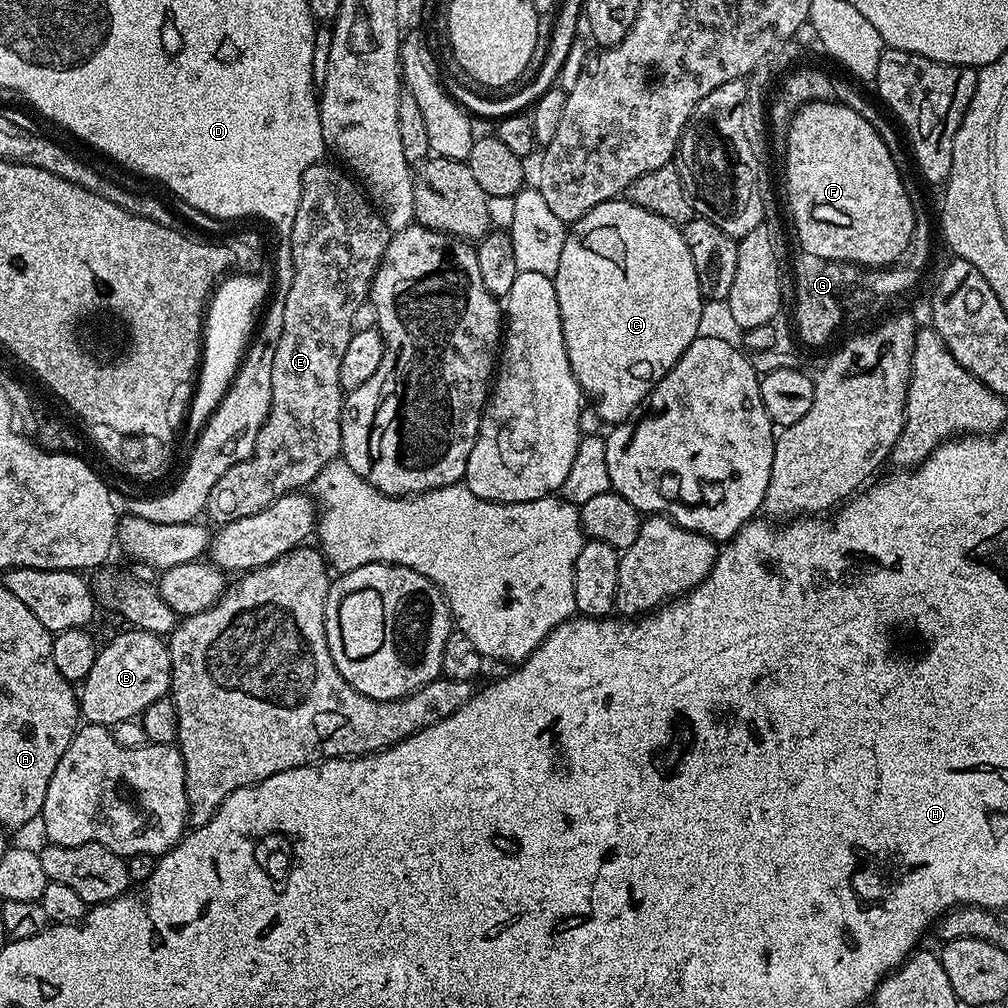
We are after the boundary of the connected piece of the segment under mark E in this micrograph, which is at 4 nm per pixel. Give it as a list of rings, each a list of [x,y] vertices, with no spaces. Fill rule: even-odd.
[[[321,162],[311,164],[302,174],[302,186],[300,187],[300,201],[298,210],[294,214],[294,226],[292,227],[292,248],[293,248],[293,266],[294,278],[290,285],[289,293],[285,300],[285,314],[283,315],[282,338],[278,341],[278,350],[275,351],[274,370],[271,371],[271,393],[270,406],[266,410],[260,429],[256,434],[256,443],[253,446],[251,456],[244,461],[239,461],[231,465],[218,482],[214,483],[214,488],[210,490],[209,505],[215,506],[216,512],[225,521],[246,518],[250,514],[258,514],[258,510],[269,508],[276,501],[277,496],[285,496],[288,492],[295,492],[303,489],[303,484],[311,485],[316,479],[316,475],[330,461],[337,459],[341,455],[340,443],[342,442],[342,406],[346,395],[344,387],[340,384],[340,371],[342,370],[342,356],[346,354],[346,346],[350,346],[350,338],[354,331],[352,323],[356,320],[356,315],[360,312],[360,307],[366,304],[372,290],[372,279],[380,265],[380,259],[386,254],[386,246],[390,239],[390,231],[386,222],[380,216],[376,206],[370,201],[364,189],[343,167]]]

